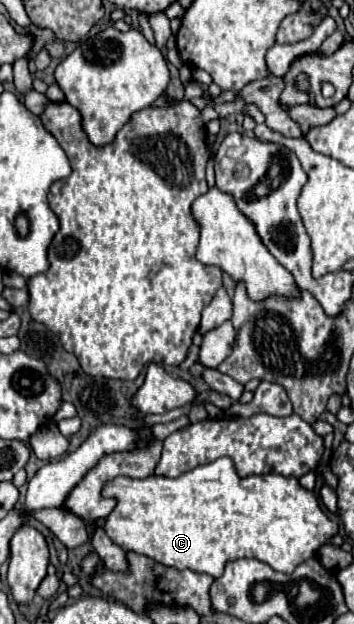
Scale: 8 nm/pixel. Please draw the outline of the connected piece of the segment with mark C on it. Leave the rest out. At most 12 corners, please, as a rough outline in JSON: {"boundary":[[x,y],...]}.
{"boundary":[[229,457],[115,477],[101,527],[167,567],[291,573],[337,533],[295,477]]}

